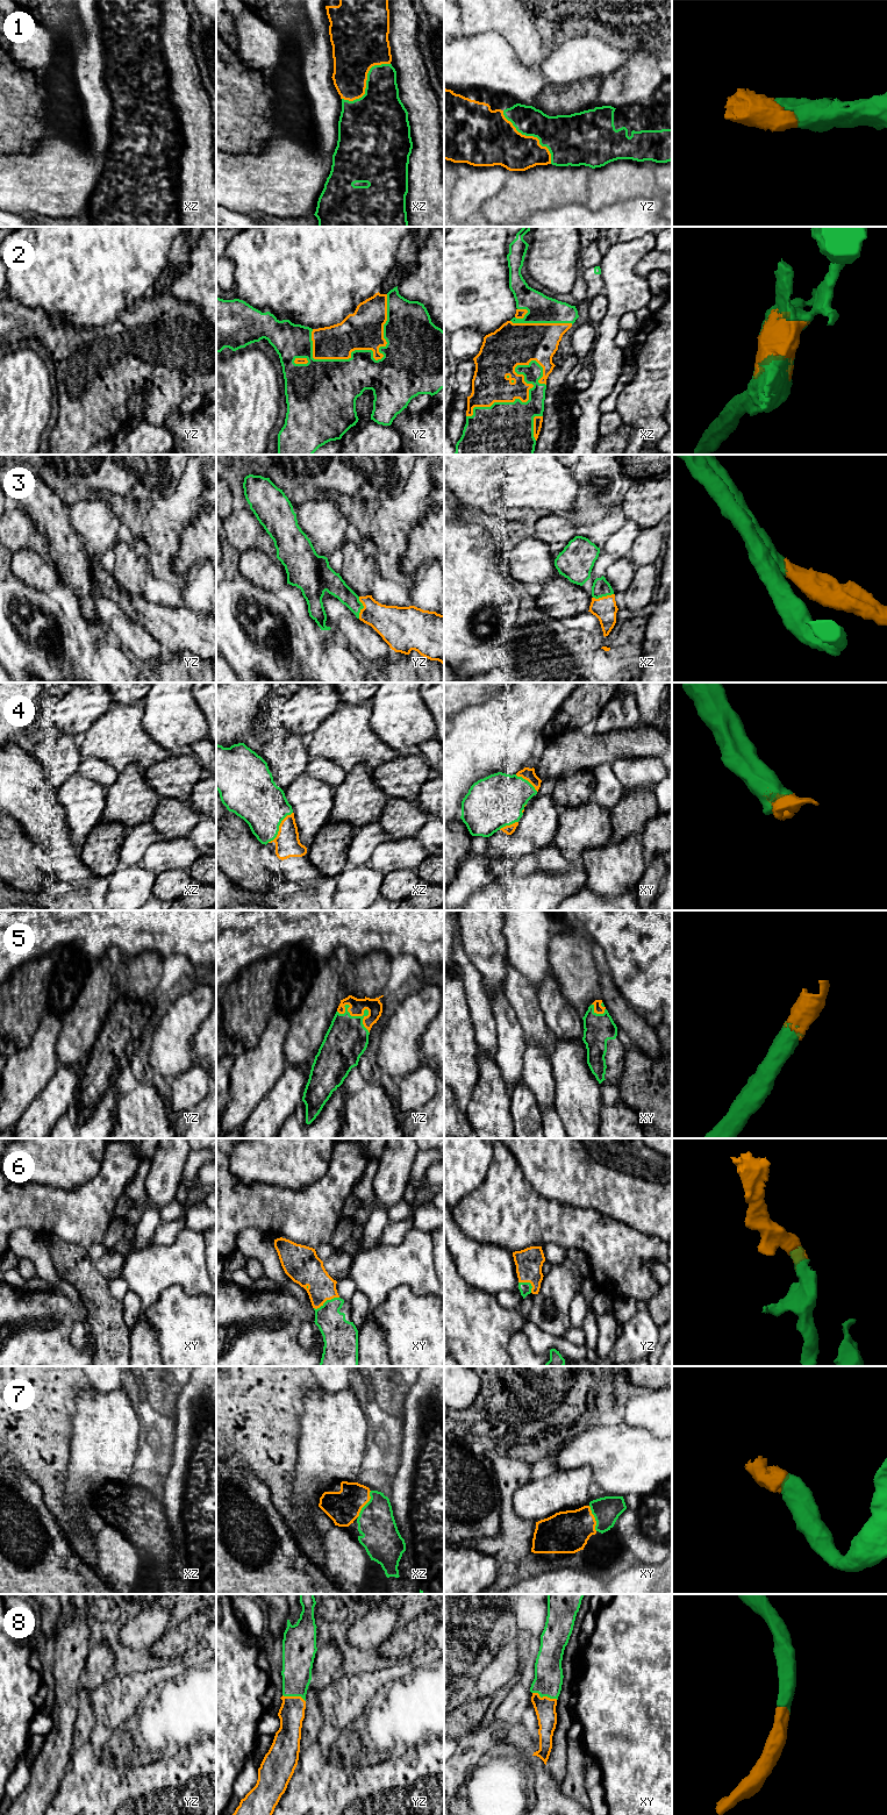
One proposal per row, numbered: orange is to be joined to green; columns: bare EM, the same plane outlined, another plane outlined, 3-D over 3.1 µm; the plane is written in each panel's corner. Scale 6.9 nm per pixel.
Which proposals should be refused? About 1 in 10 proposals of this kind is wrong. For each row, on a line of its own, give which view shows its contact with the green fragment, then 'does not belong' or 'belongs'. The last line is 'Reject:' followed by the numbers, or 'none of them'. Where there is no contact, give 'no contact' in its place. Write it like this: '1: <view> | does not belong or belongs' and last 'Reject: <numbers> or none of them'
1: yz | belongs
2: yz | belongs
3: yz | belongs
4: xz | belongs
5: yz | belongs
6: xy | belongs
7: xz | belongs
8: xy | belongs
Reject: none of them

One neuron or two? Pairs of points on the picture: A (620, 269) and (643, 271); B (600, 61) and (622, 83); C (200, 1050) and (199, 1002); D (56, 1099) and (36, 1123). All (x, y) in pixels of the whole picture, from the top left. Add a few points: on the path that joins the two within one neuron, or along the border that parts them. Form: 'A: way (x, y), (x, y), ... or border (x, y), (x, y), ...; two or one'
A: border (652, 249), (635, 268), (635, 271), (643, 278); two
B: border (628, 55), (627, 59), (605, 78); two
C: border (204, 1020), (192, 1040), (191, 1052); two
D: way (50, 1105), (41, 1117); one

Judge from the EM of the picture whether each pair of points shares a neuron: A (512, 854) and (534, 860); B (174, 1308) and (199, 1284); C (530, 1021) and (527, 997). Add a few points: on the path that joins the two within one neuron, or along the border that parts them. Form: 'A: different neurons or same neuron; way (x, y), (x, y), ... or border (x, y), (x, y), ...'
A: different neurons; border (546, 845), (523, 855), (515, 863)
B: different neurons; border (204, 1293), (170, 1286), (159, 1294)
C: same neuron; way (529, 1015), (527, 1002)

